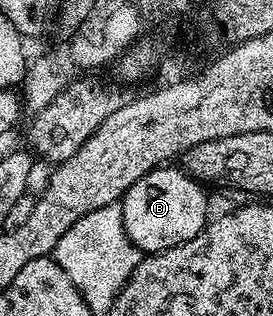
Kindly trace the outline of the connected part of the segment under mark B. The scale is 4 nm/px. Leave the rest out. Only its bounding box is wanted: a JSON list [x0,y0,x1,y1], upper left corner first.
[123,165,209,255]

